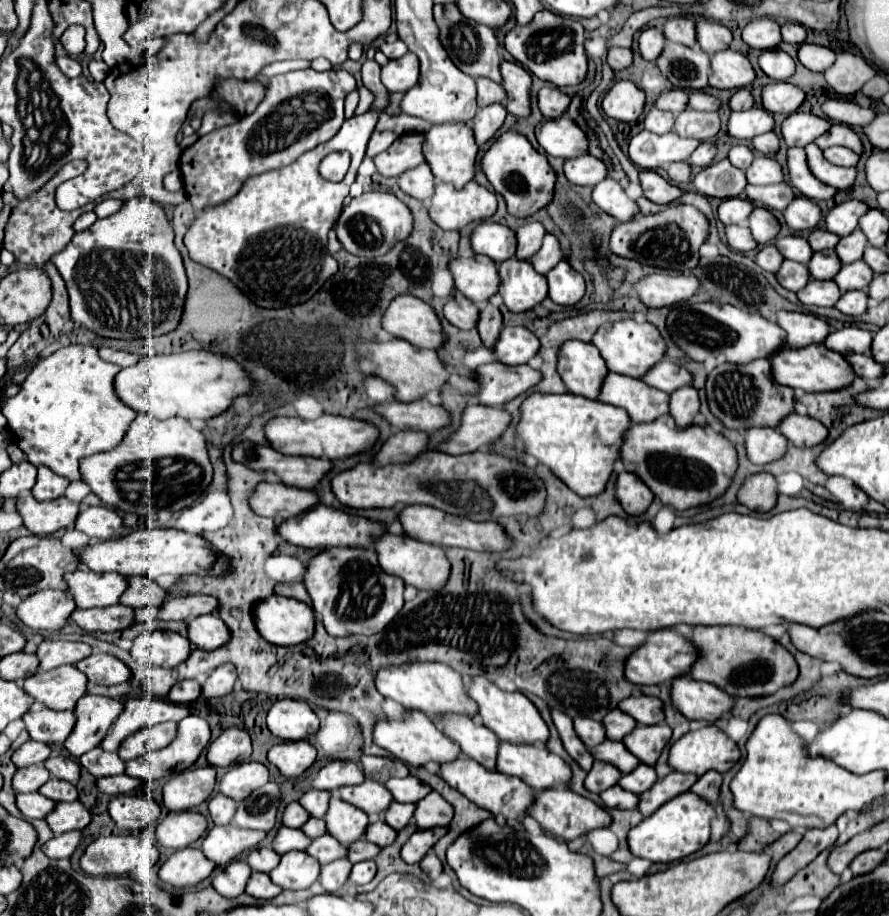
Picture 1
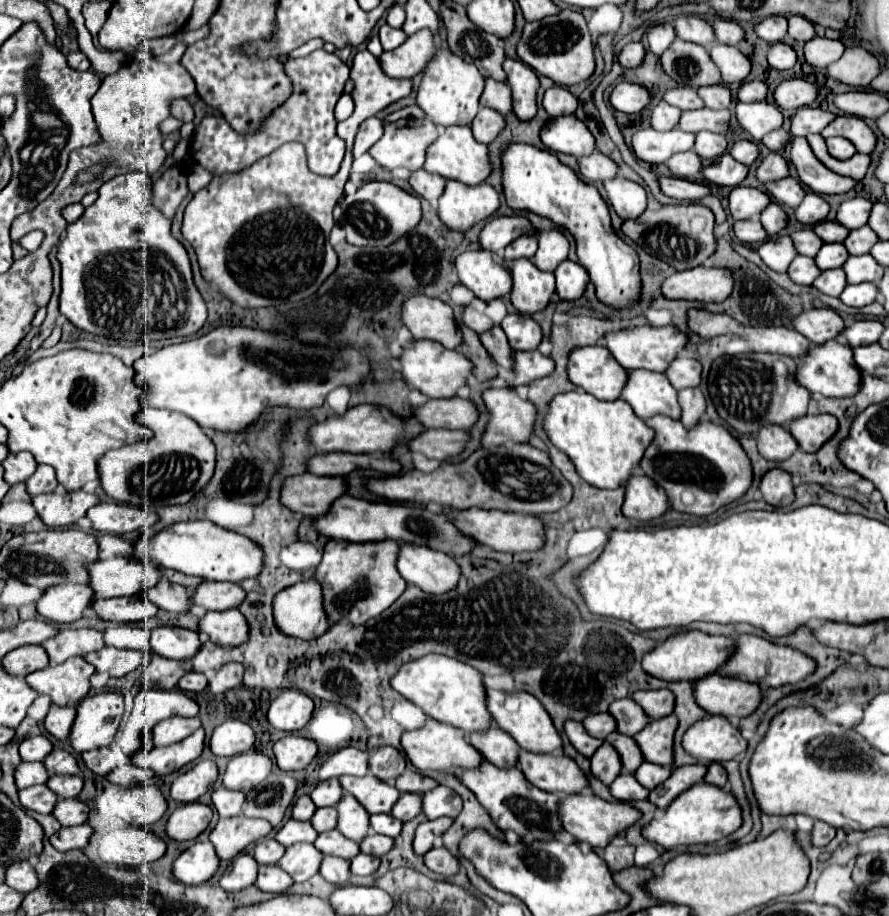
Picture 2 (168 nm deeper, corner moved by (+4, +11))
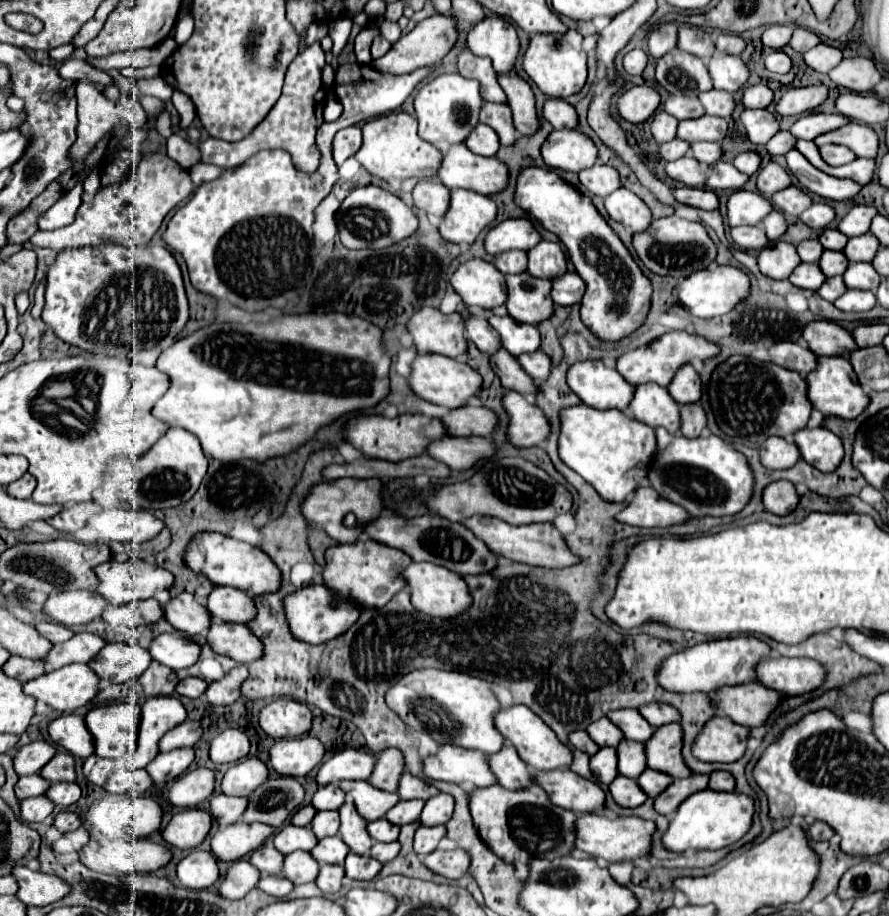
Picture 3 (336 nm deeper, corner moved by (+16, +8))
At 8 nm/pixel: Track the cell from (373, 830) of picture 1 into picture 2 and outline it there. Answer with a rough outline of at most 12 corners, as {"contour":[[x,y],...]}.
{"contour":[[372,814],[376,834],[396,838],[402,822],[390,814]]}

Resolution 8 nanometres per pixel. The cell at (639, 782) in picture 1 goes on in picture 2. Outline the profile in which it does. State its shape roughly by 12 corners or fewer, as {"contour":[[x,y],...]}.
{"contour":[[642,762],[634,778],[648,790],[662,784],[672,768]]}

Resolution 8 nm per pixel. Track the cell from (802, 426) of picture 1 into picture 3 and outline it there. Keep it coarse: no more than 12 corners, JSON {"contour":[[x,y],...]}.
{"contour":[[826,427],[800,429],[802,459],[834,471],[844,457],[840,439]]}

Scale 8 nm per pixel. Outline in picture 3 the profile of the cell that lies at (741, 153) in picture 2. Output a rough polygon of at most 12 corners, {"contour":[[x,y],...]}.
{"contour":[[740,153],[734,159],[738,171],[754,175],[760,169],[758,153]]}

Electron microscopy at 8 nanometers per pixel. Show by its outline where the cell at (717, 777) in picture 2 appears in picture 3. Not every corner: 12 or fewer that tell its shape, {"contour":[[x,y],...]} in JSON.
{"contour":[[714,771],[708,787],[734,791],[736,781],[728,771]]}

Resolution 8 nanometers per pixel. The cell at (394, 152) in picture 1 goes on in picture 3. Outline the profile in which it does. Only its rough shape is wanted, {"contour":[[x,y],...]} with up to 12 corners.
{"contour":[[416,117],[362,125],[354,157],[384,181],[436,177],[442,151],[418,137]]}

